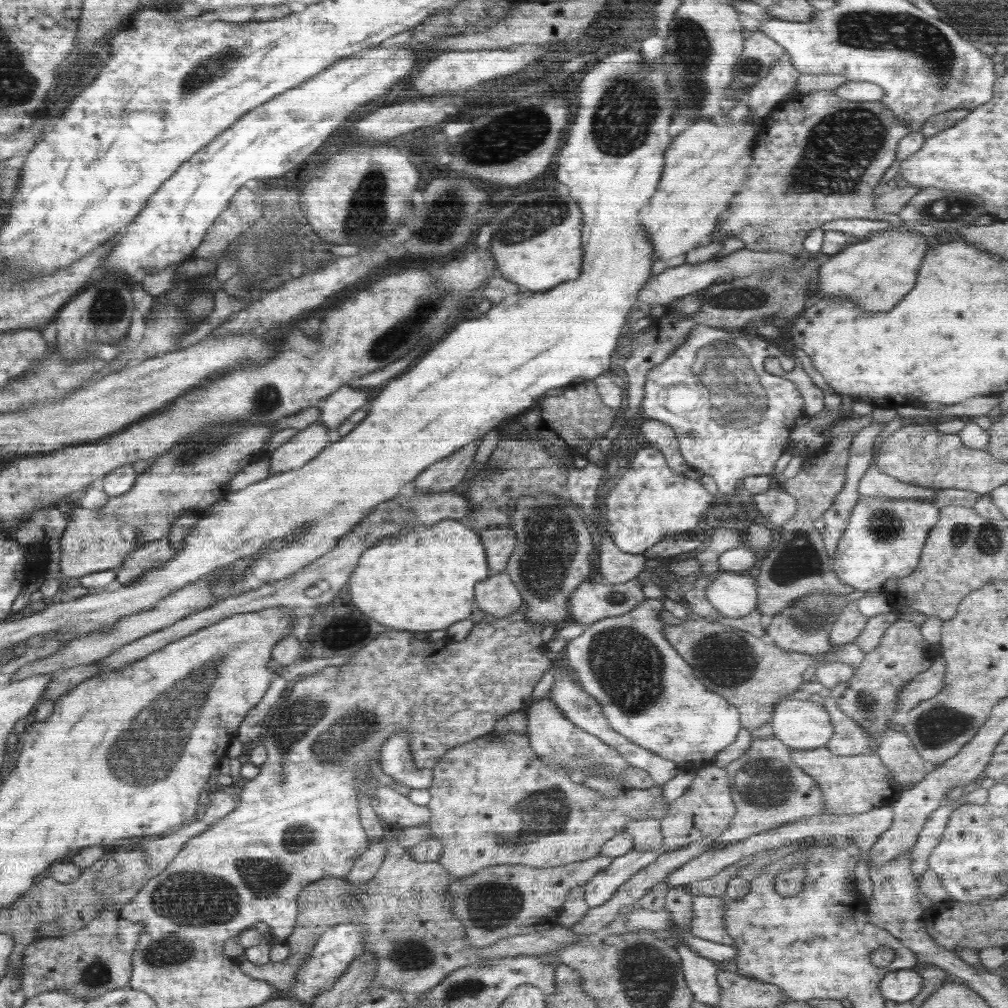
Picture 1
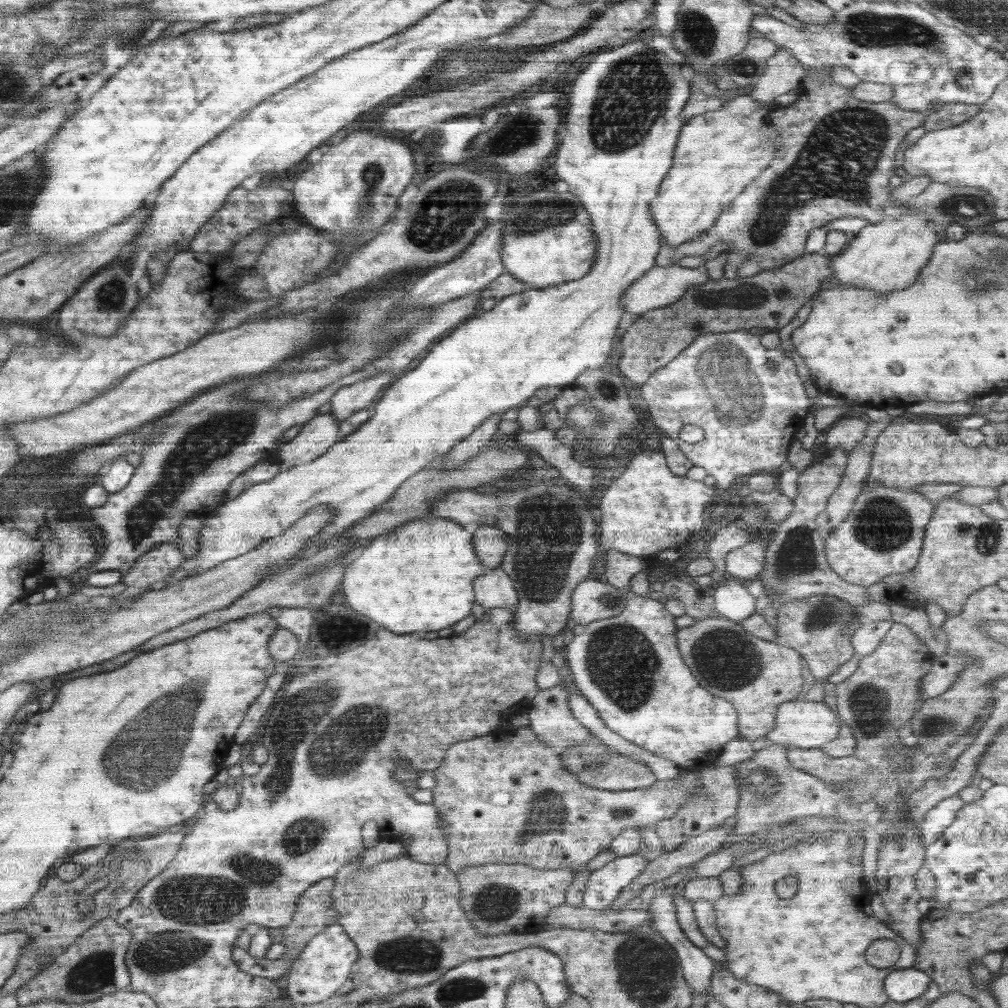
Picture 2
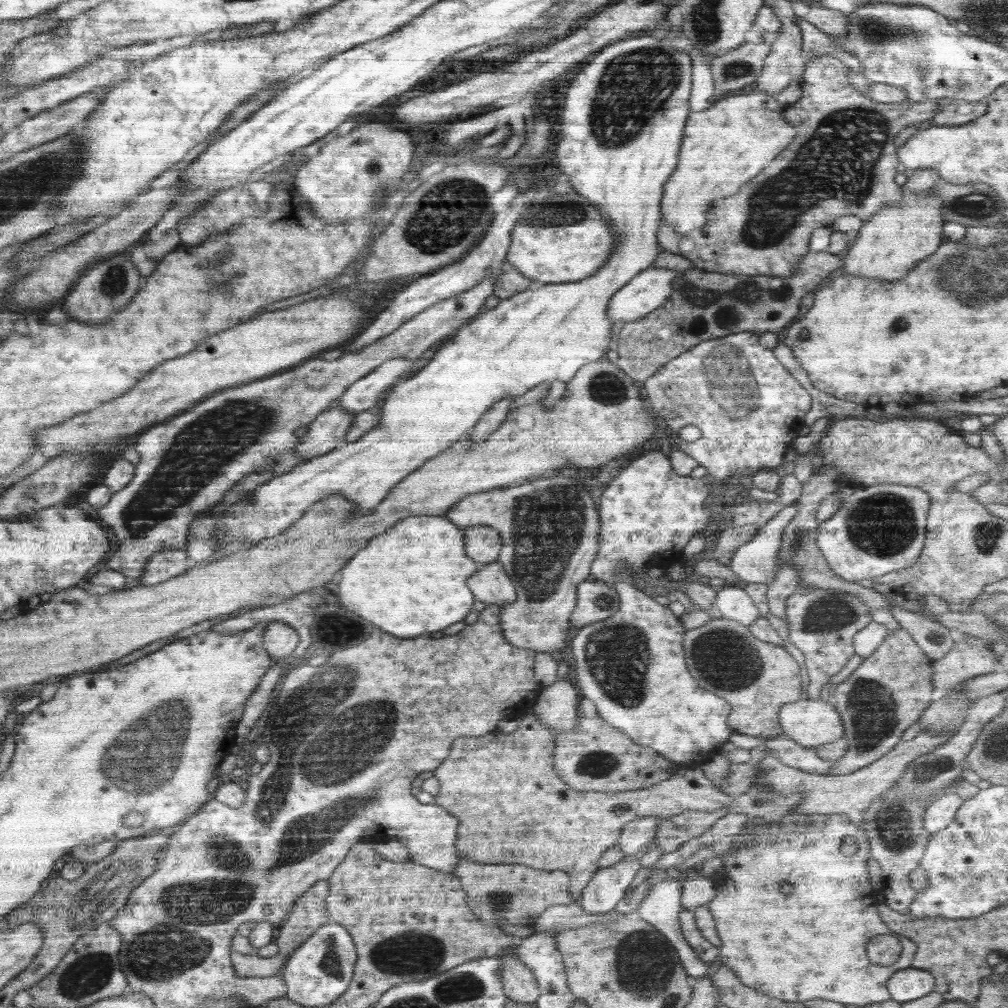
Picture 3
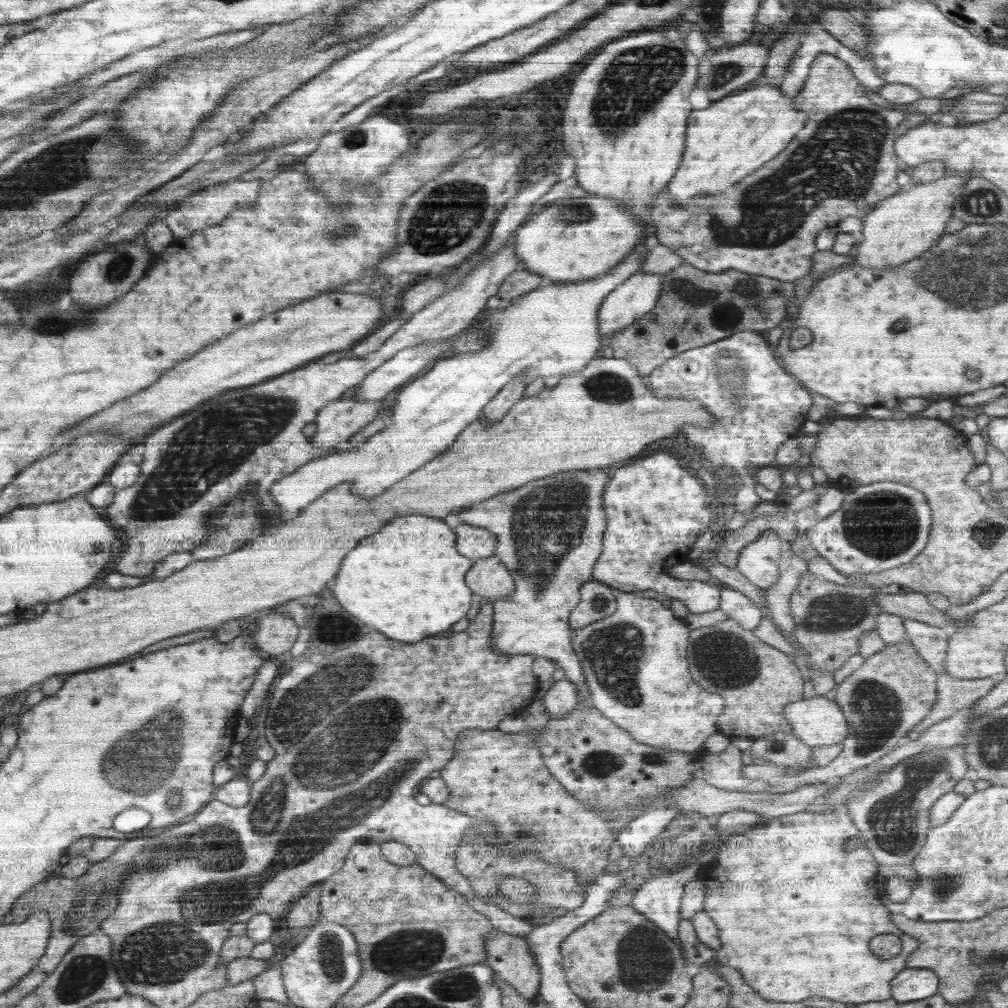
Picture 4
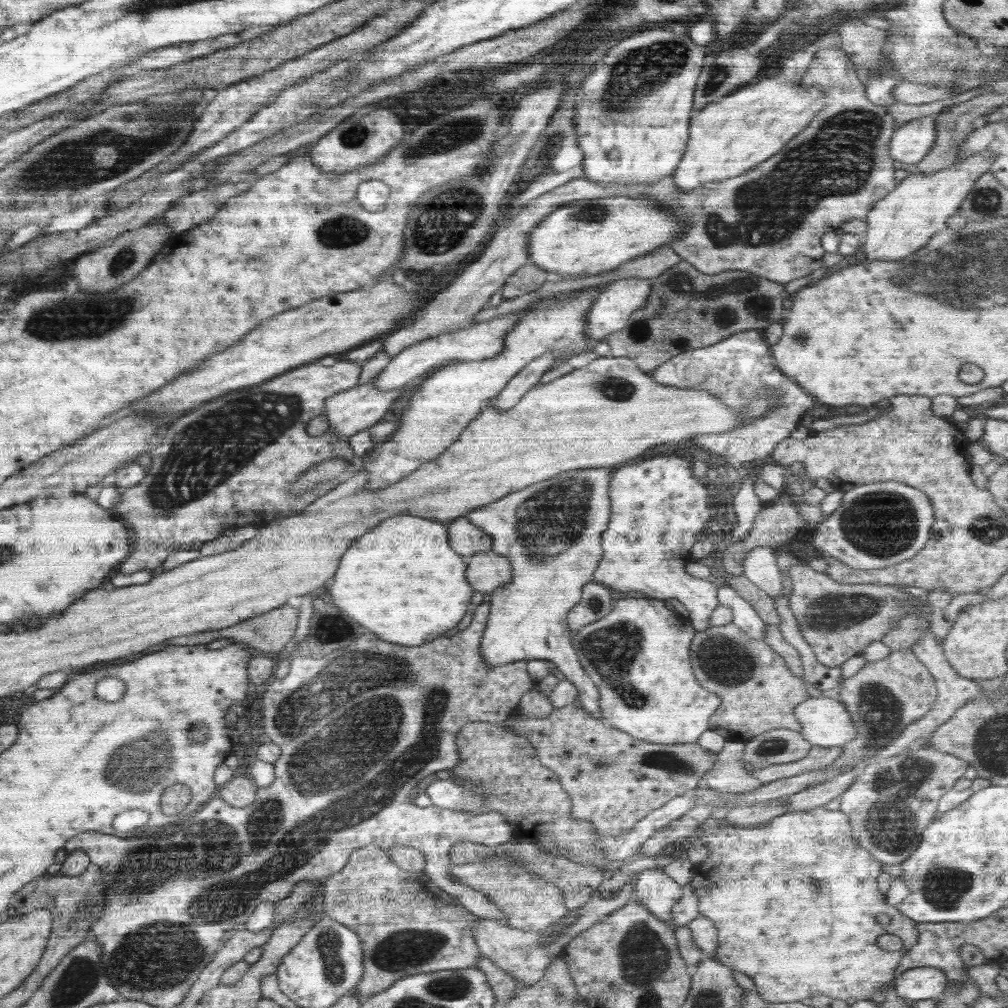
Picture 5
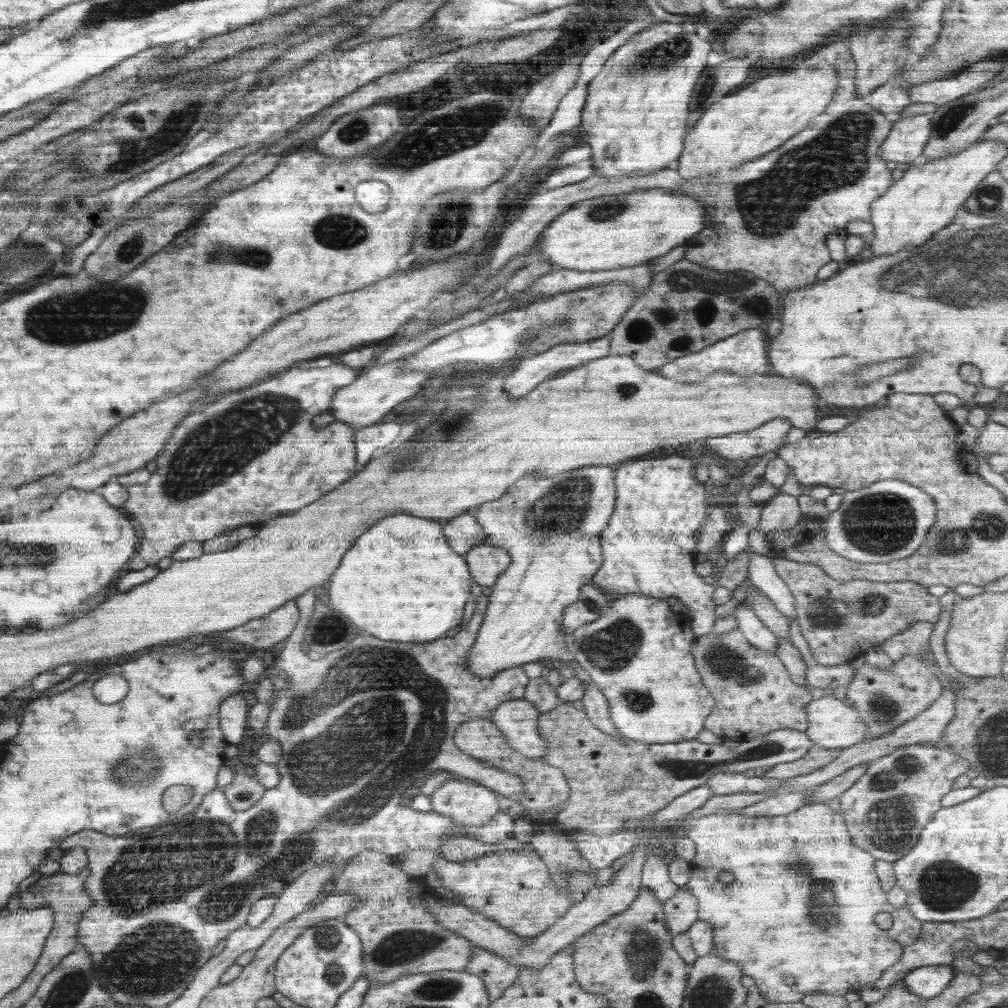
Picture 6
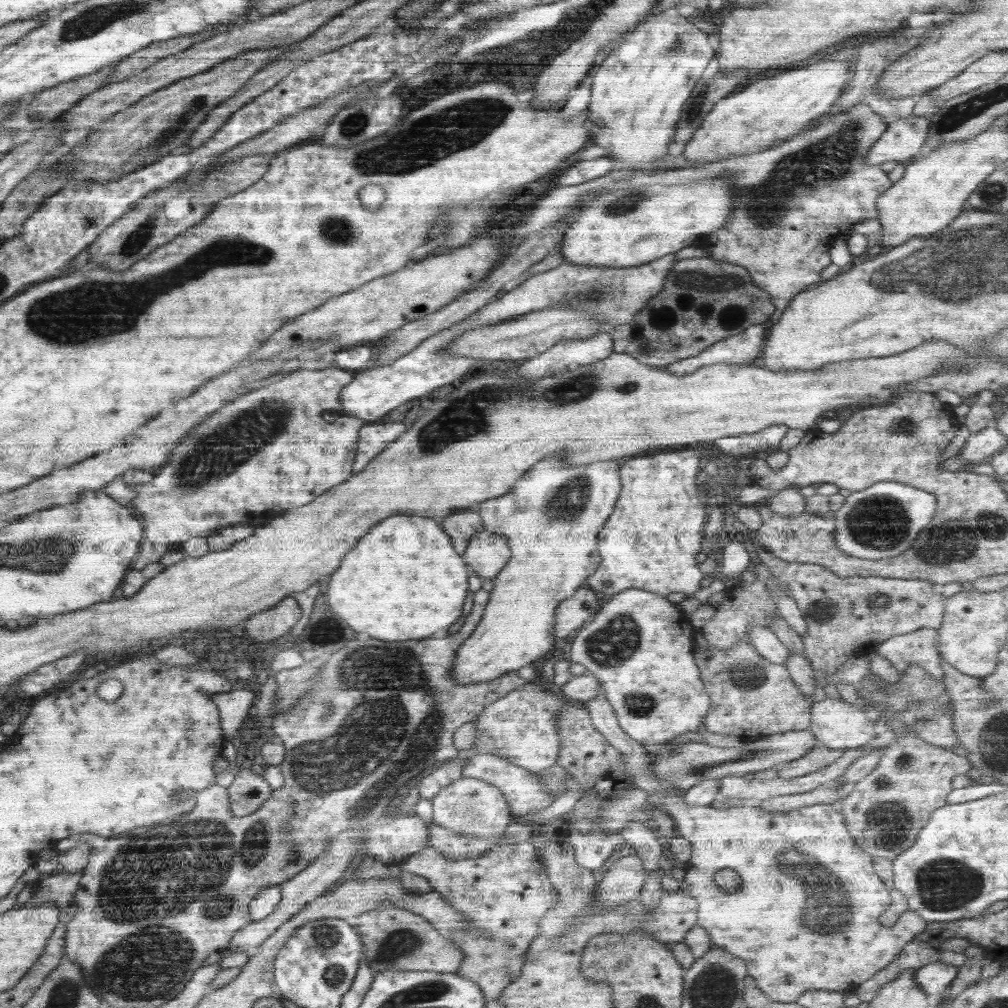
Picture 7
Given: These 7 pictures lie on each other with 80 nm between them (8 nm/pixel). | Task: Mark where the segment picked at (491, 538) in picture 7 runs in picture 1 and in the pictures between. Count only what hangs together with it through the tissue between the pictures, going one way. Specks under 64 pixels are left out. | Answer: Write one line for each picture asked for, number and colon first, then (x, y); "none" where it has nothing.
1: (497, 595)
2: (495, 589)
3: (493, 586)
4: (489, 578)
5: (488, 571)
6: (488, 563)

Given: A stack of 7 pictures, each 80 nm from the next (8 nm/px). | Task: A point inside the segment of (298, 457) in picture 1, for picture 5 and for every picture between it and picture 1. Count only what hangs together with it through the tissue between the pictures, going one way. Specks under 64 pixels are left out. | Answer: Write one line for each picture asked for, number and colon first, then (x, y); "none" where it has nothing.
2: (317, 435)
3: (328, 431)
4: (337, 422)
5: (349, 412)

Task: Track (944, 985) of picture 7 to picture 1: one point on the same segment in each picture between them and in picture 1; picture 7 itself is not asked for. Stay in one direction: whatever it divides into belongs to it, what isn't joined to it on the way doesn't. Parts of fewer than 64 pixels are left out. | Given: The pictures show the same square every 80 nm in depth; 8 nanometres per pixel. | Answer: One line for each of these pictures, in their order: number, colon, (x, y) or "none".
1: (901, 986)
2: (901, 986)
3: (906, 985)
4: (909, 985)
5: (924, 983)
6: (927, 982)

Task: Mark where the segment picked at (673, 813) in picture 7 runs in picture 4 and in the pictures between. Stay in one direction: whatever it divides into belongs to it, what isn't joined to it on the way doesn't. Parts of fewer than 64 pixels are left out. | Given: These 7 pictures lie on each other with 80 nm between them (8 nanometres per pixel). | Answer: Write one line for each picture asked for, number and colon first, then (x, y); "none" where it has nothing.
4: (792, 939)
5: (795, 901)
6: (766, 921)

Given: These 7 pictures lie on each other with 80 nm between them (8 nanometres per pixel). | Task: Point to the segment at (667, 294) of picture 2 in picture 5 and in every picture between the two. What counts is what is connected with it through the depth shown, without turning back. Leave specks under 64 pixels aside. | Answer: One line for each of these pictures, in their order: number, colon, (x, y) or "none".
3: (647, 291)
4: (637, 295)
5: (617, 301)

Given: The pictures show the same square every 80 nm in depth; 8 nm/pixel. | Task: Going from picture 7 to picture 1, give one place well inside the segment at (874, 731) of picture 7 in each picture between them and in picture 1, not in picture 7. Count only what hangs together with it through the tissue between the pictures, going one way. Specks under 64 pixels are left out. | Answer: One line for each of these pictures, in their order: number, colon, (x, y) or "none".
1: (800, 724)
2: (806, 724)
3: (810, 722)
4: (817, 721)
5: (825, 722)
6: (832, 724)

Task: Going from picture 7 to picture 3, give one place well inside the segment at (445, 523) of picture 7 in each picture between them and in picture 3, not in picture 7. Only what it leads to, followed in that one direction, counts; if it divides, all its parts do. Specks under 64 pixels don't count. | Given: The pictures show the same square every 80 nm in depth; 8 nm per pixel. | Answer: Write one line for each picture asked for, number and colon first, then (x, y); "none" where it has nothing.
3: (483, 544)
4: (475, 542)
5: (467, 539)
6: (464, 532)

